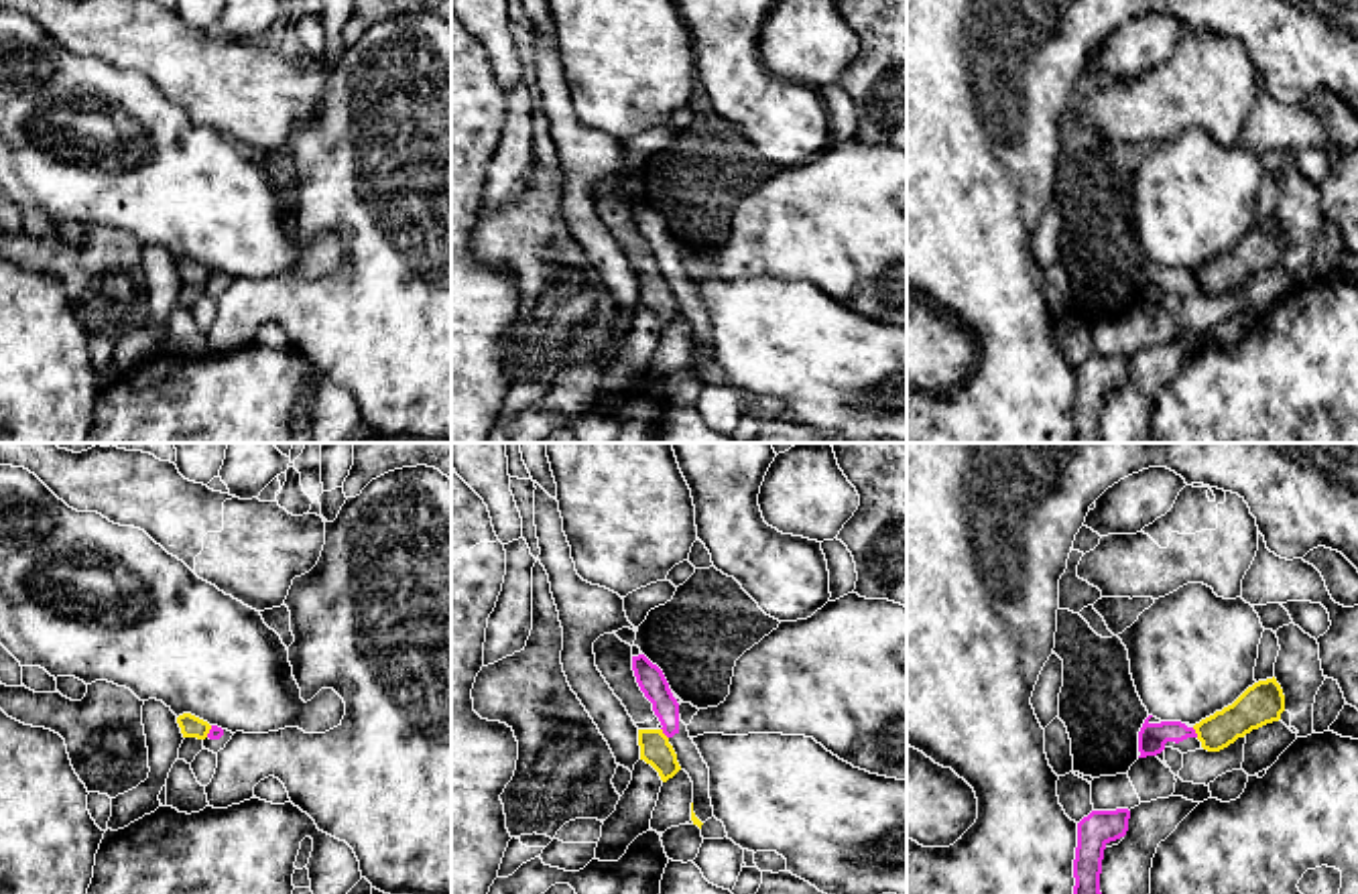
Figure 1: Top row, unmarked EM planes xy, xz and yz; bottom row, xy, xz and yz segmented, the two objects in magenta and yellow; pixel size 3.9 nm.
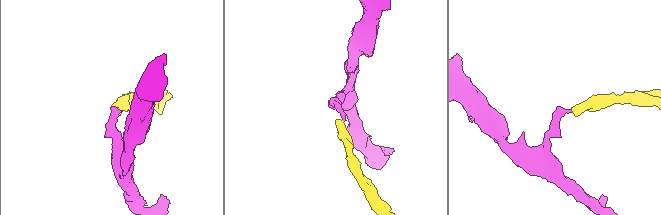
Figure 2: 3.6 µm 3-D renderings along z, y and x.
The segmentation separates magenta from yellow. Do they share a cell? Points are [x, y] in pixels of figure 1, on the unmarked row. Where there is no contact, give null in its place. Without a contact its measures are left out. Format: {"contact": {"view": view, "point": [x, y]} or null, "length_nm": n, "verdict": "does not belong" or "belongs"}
{"contact": {"view": "xz", "point": [663, 277]}, "length_nm": 50, "verdict": "does not belong"}

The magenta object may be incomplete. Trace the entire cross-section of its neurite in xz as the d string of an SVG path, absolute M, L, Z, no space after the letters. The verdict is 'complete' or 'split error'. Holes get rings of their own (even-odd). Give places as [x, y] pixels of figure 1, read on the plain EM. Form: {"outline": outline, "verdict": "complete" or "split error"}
{"outline": "M644 199L632 201L632 215L640 236L653 248L653 256L661 266L659 274L669 282L681 315L685 315L693 327L693 358L705 368L714 362L709 313L689 282L687 270L681 266L681 244L671 236L663 215Z", "verdict": "split error"}

